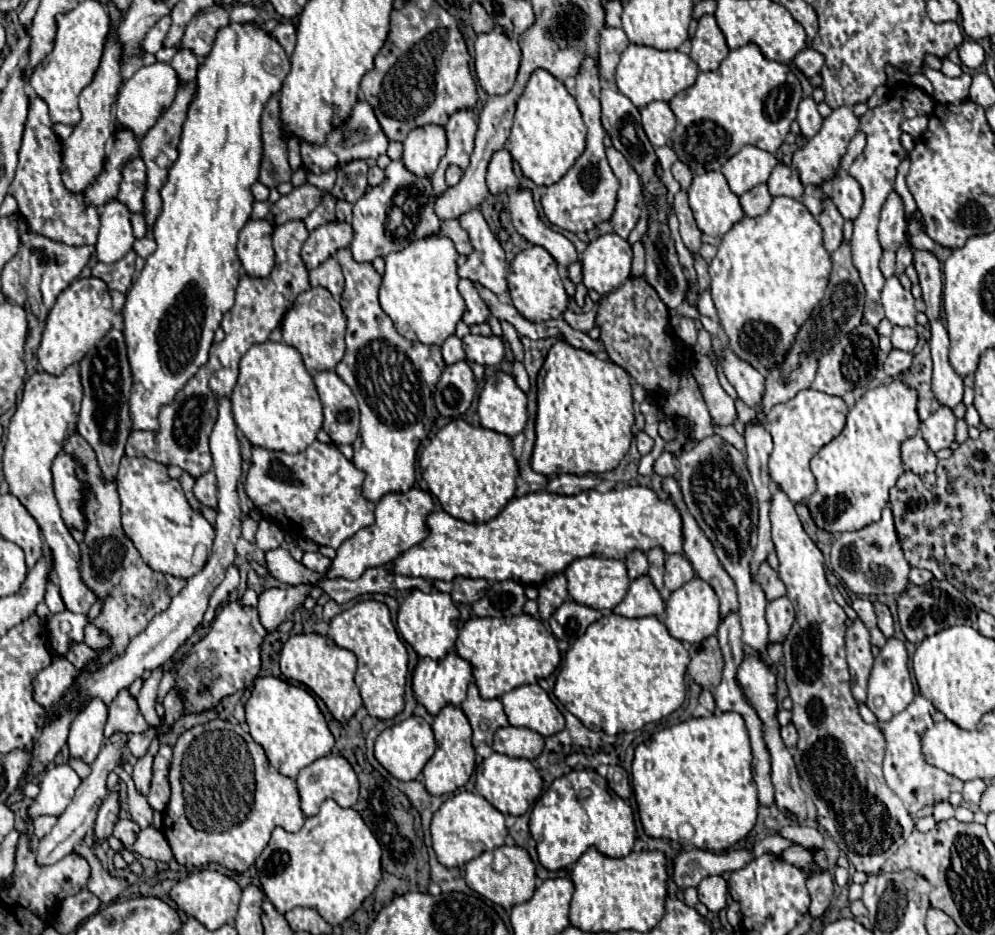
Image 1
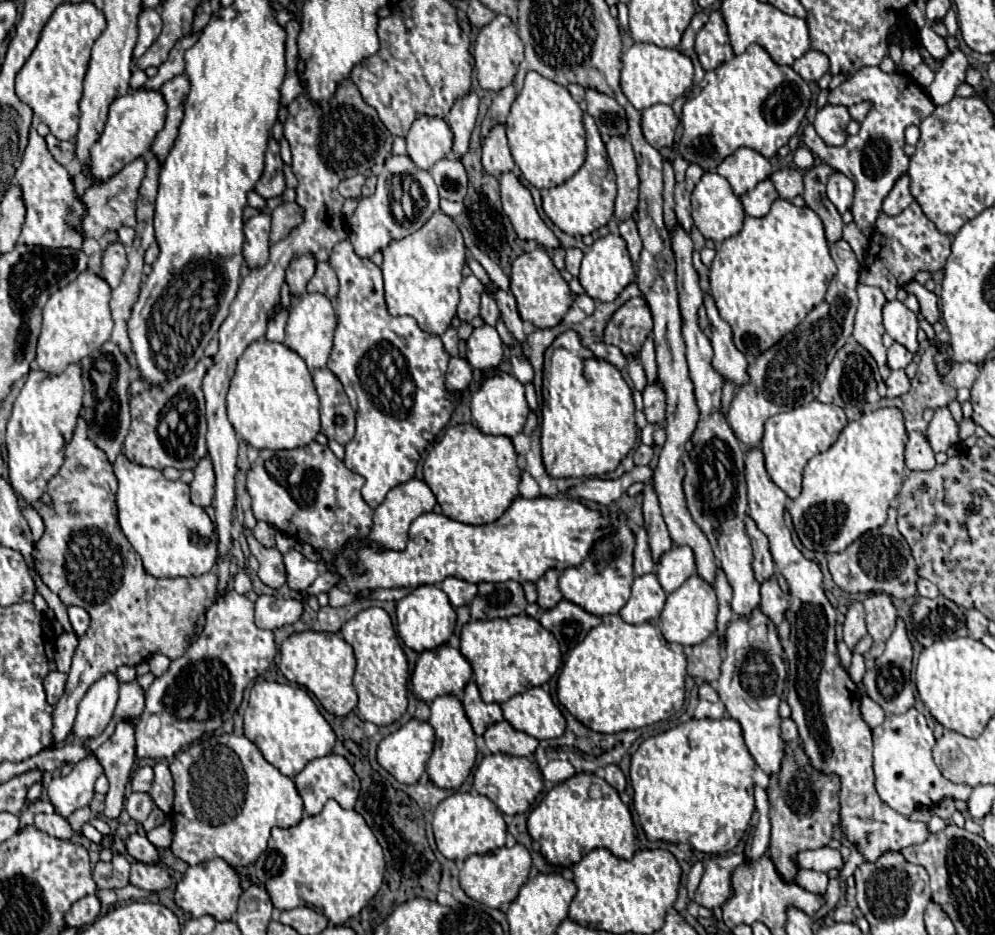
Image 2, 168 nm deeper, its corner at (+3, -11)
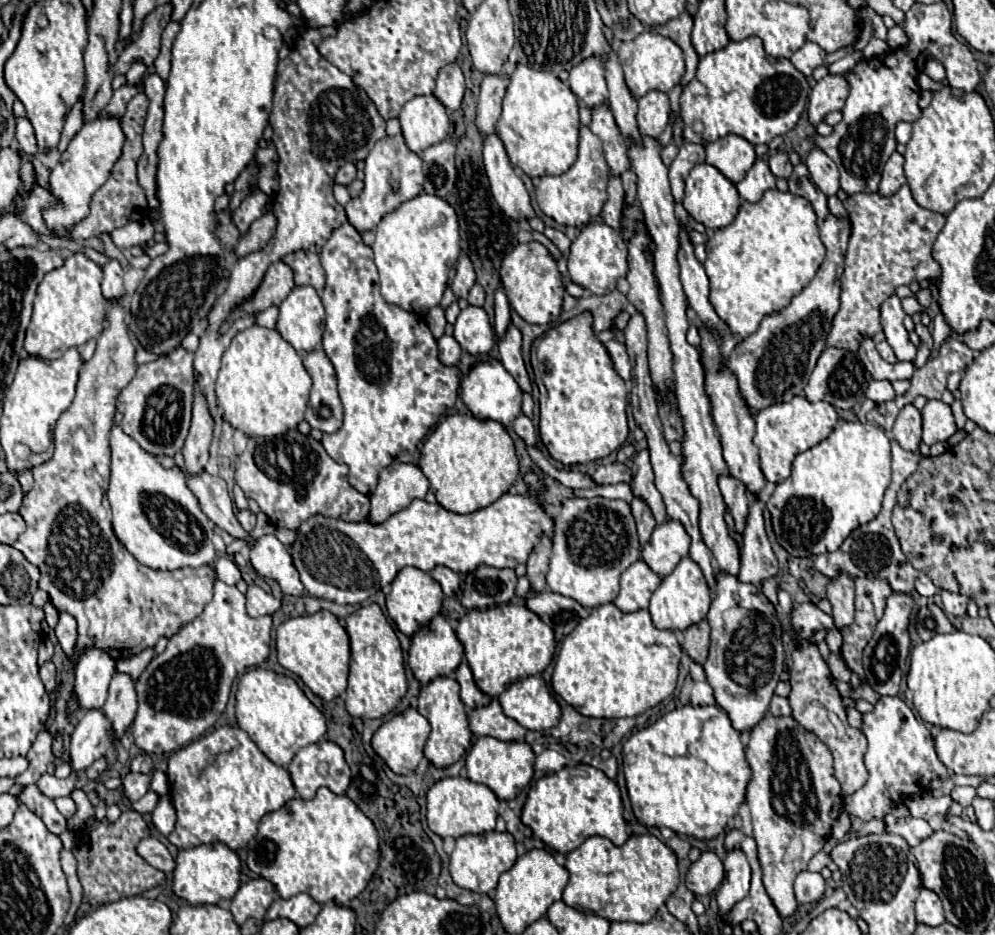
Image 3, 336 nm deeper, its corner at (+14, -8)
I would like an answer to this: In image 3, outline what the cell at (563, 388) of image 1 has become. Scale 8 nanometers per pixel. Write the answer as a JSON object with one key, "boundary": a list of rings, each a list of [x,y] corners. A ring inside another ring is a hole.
{"boundary":[[[584,311],[548,329],[538,345],[538,361],[548,389],[546,401],[540,403],[540,437],[548,453],[564,465],[580,465],[618,451],[628,439],[628,393],[592,331],[592,313]]]}

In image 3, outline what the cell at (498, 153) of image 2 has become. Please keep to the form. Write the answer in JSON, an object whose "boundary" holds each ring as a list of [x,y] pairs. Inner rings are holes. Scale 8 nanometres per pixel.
{"boundary":[[[504,73],[498,75],[484,75],[480,85],[480,103],[478,103],[478,117],[476,127],[482,135],[494,133],[494,123],[500,119],[502,113],[502,99],[506,93],[510,77]]]}

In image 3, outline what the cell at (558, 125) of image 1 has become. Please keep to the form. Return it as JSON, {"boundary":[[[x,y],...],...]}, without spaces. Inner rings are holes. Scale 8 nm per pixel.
{"boundary":[[[518,65],[510,77],[502,115],[496,123],[496,133],[502,139],[512,165],[520,167],[530,177],[562,175],[578,157],[578,127],[578,99],[570,87],[554,73]]]}

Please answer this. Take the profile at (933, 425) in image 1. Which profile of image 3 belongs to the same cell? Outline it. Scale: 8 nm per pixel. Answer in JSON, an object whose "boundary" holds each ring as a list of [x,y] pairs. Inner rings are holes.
{"boundary":[[[928,401],[922,409],[922,441],[926,445],[934,445],[938,441],[946,441],[952,437],[956,429],[956,421],[952,415],[952,409],[942,401]]]}

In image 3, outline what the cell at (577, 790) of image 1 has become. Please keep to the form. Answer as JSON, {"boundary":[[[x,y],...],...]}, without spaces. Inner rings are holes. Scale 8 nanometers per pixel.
{"boundary":[[[582,763],[540,777],[528,791],[522,823],[528,825],[548,847],[564,855],[580,847],[592,835],[606,837],[614,845],[622,845],[628,839],[618,785],[600,769]],[[579,765],[582,767],[577,768]]]}

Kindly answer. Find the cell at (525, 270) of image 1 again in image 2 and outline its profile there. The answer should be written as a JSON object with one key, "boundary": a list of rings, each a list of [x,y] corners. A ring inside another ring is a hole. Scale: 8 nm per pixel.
{"boundary":[[[537,248],[533,252],[521,254],[513,260],[511,270],[511,292],[517,300],[517,310],[525,322],[535,324],[537,328],[553,328],[561,322],[565,312],[571,308],[573,298],[569,284],[561,278],[559,270],[553,266],[547,250]]]}

